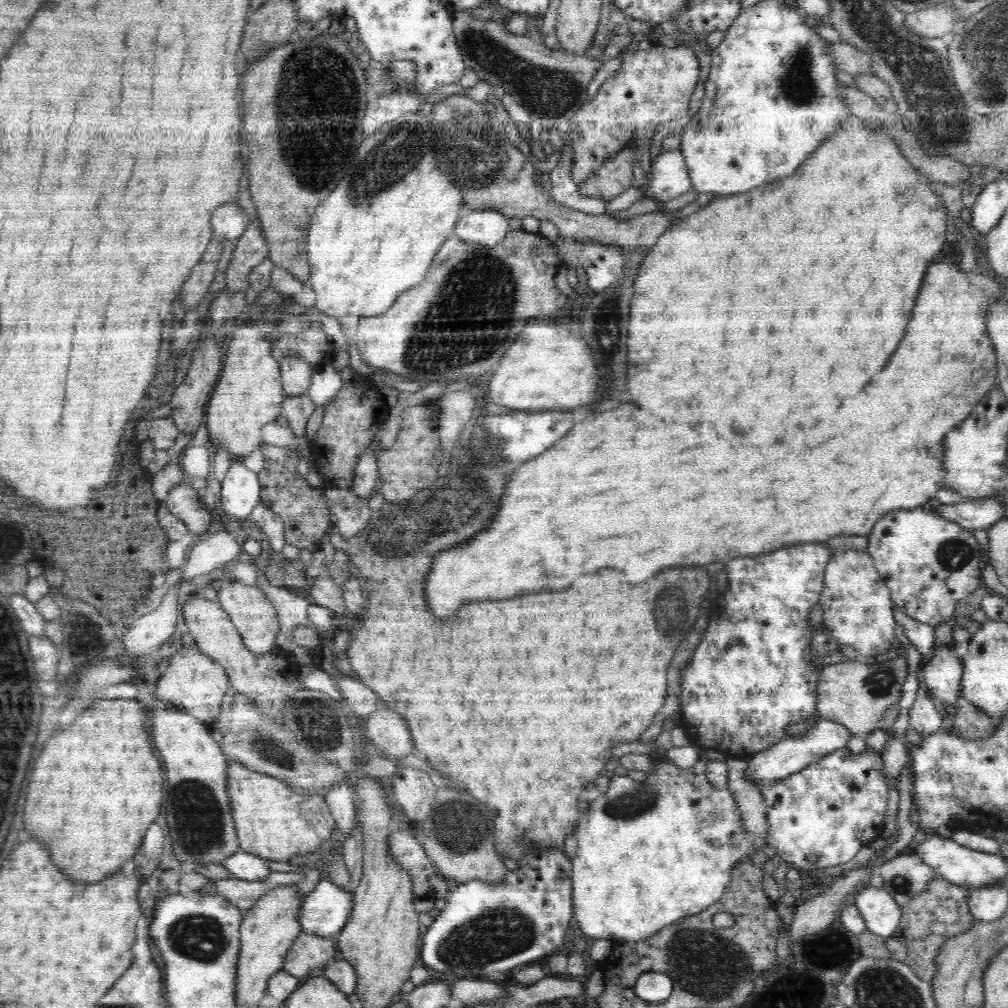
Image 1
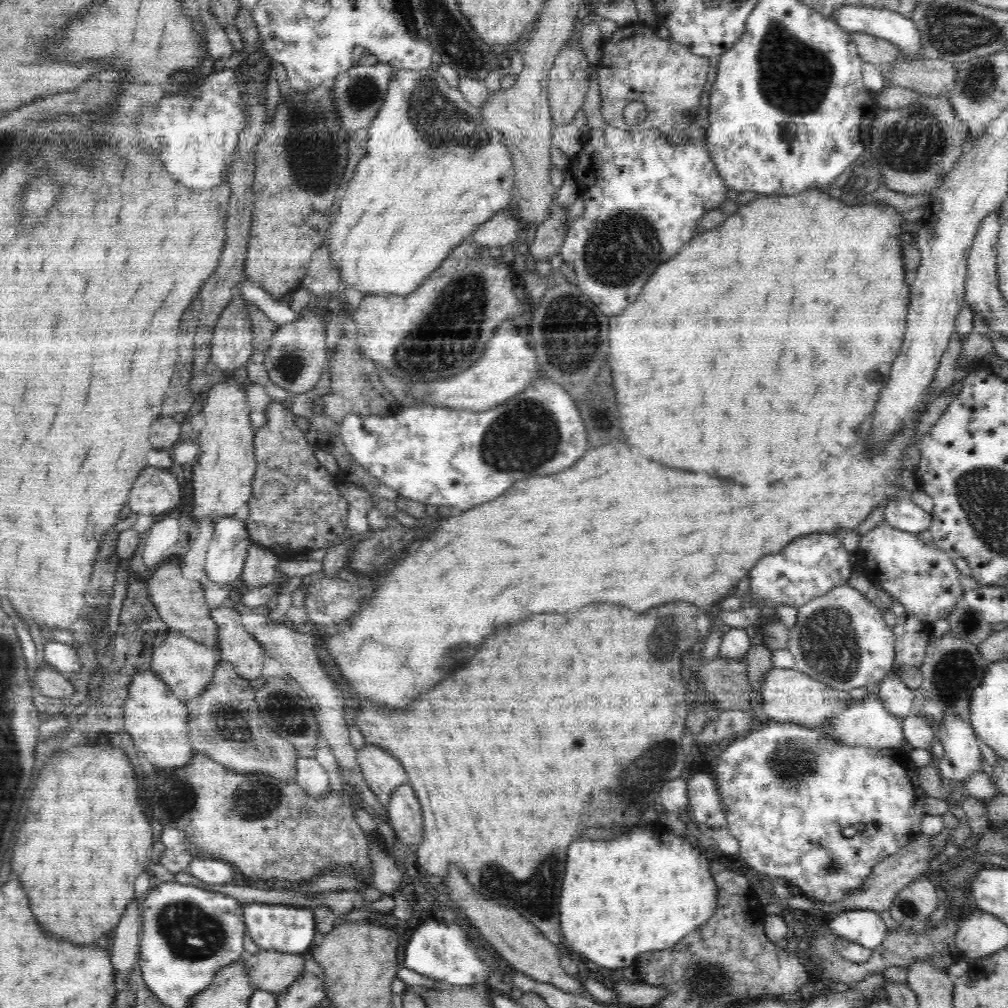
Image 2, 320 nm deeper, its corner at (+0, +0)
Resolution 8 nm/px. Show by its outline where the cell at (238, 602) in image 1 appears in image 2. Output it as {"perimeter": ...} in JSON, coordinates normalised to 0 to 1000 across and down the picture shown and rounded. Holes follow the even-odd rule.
{"perimeter":[[[227,602],[209,605],[209,614],[215,619],[216,654],[227,657],[238,673],[253,674],[260,669],[265,646],[242,624],[238,610]]]}

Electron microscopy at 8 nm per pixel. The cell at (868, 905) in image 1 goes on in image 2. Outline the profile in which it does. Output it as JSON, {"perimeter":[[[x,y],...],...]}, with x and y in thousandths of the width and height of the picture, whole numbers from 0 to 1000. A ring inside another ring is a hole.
{"perimeter":[[[837,903],[822,916],[825,927],[841,935],[850,935],[861,941],[874,938],[882,923],[876,911],[867,903]]]}

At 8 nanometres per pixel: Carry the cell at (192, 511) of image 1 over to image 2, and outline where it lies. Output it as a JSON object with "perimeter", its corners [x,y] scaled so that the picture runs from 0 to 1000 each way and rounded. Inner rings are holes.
{"perimeter":[[[145,462],[135,473],[127,502],[135,510],[162,510],[177,502],[181,494],[175,470]]]}

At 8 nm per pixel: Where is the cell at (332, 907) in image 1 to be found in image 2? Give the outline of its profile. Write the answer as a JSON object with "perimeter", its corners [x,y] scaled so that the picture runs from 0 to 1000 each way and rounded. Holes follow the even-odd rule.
{"perimeter":[[[243,896],[241,914],[244,918],[245,928],[250,931],[258,942],[303,946],[309,941],[308,937],[314,925],[311,902],[287,897]]]}

